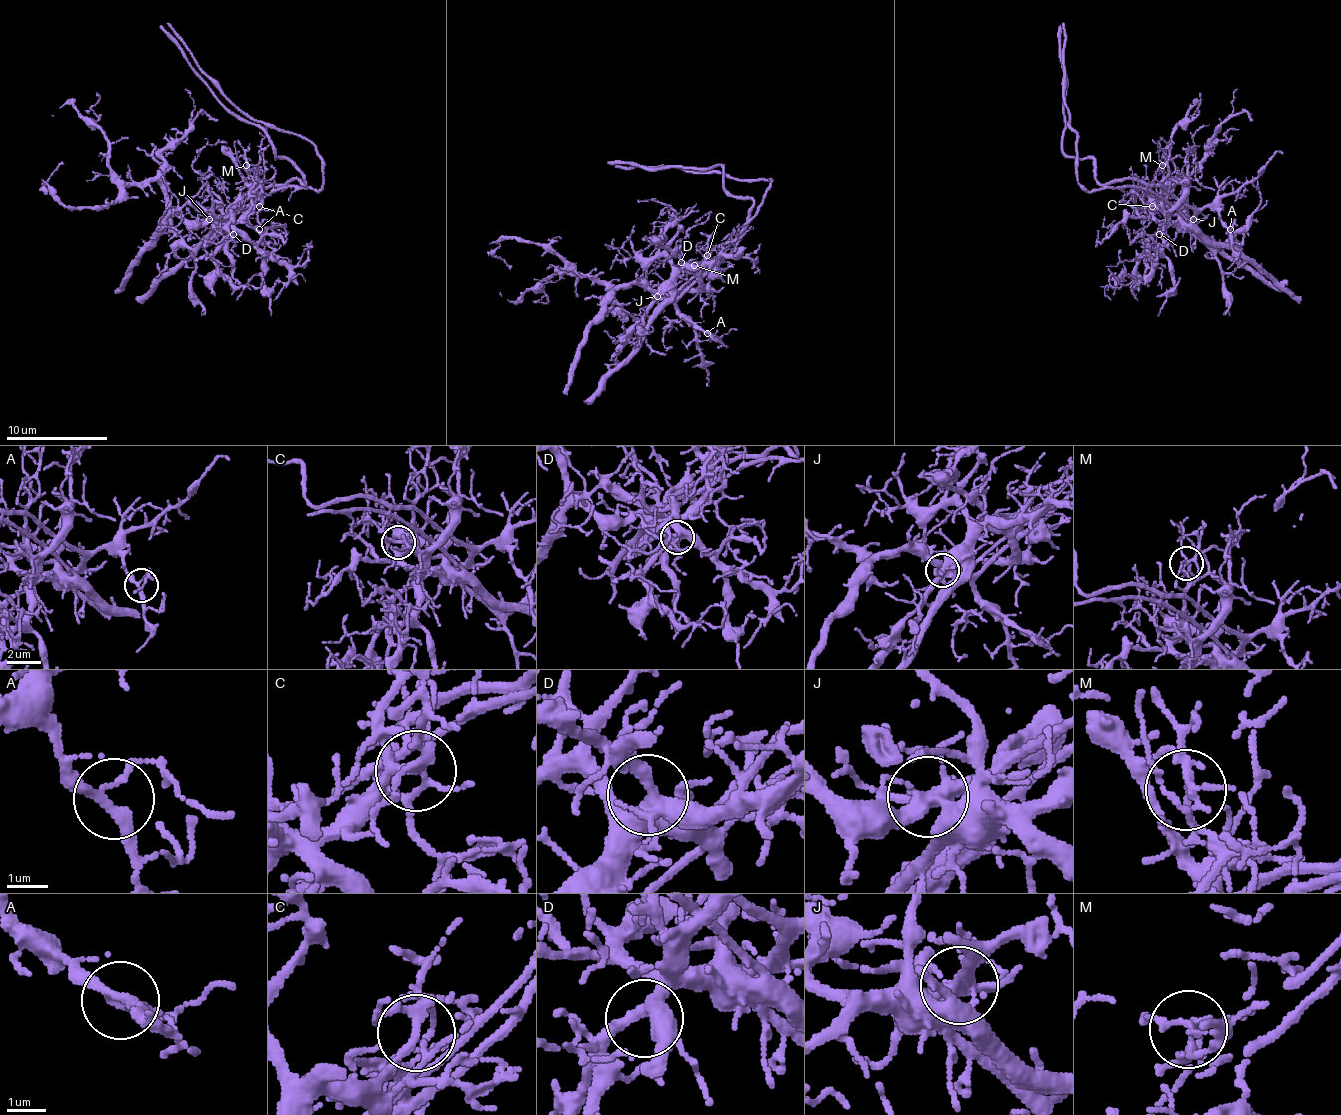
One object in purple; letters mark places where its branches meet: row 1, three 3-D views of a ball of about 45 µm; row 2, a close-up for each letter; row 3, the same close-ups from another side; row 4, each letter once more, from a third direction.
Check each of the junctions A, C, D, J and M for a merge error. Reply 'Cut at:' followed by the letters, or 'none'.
Cut at: J

